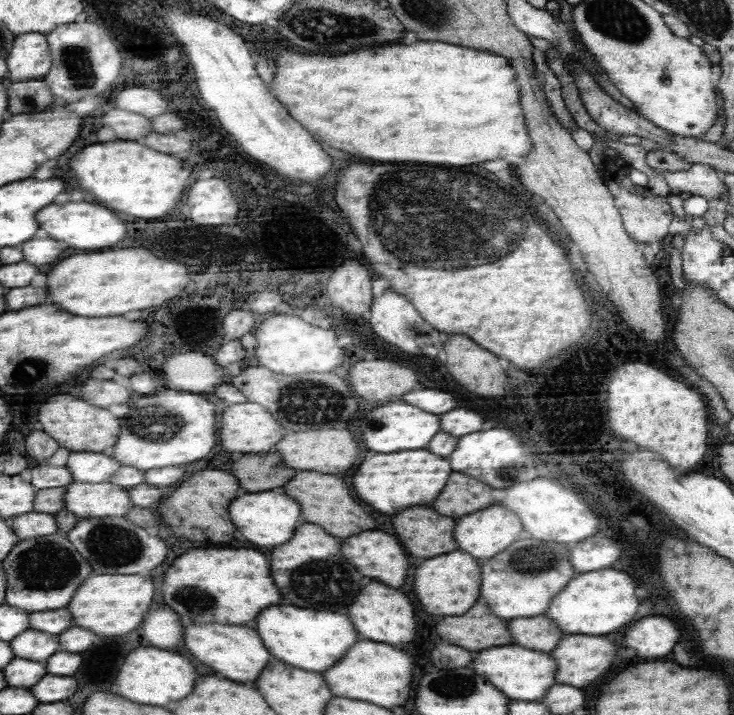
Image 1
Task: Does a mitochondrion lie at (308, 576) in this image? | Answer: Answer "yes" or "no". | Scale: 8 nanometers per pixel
yes

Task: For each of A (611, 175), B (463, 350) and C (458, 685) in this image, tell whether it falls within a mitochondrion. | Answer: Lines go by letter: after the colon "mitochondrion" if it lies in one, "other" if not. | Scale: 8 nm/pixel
A: other
B: other
C: mitochondrion

